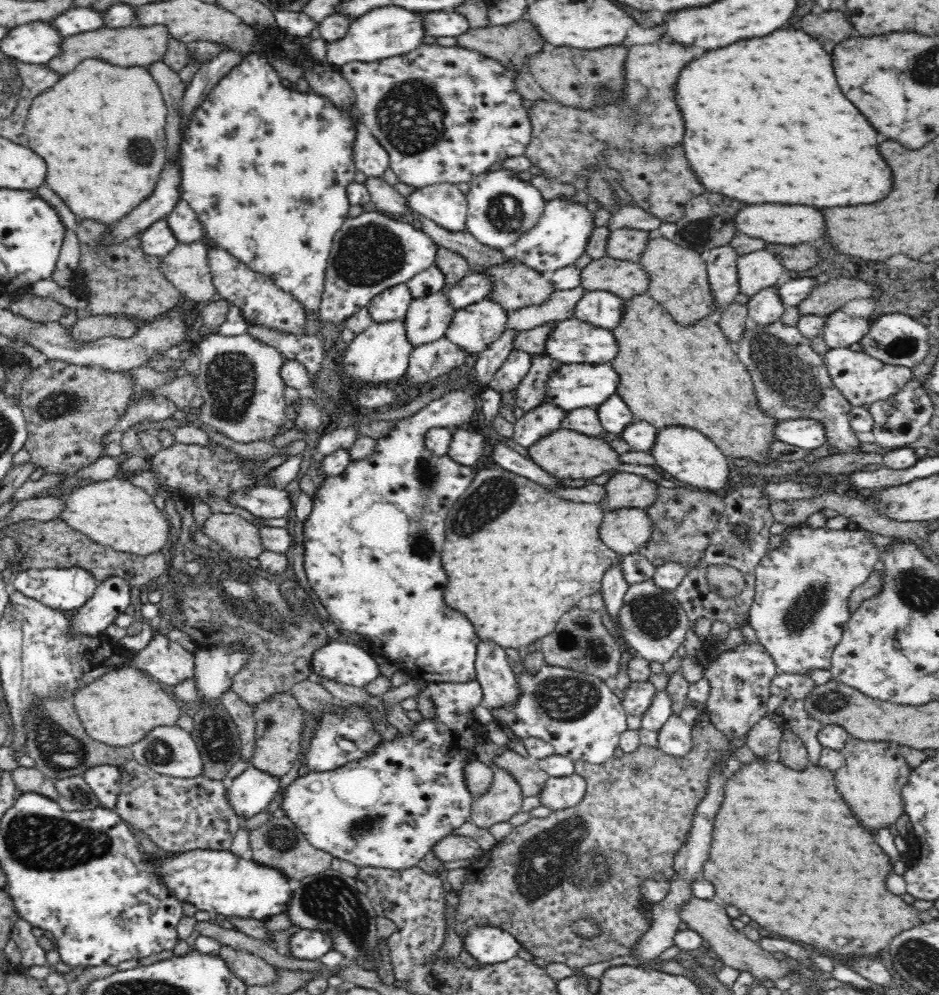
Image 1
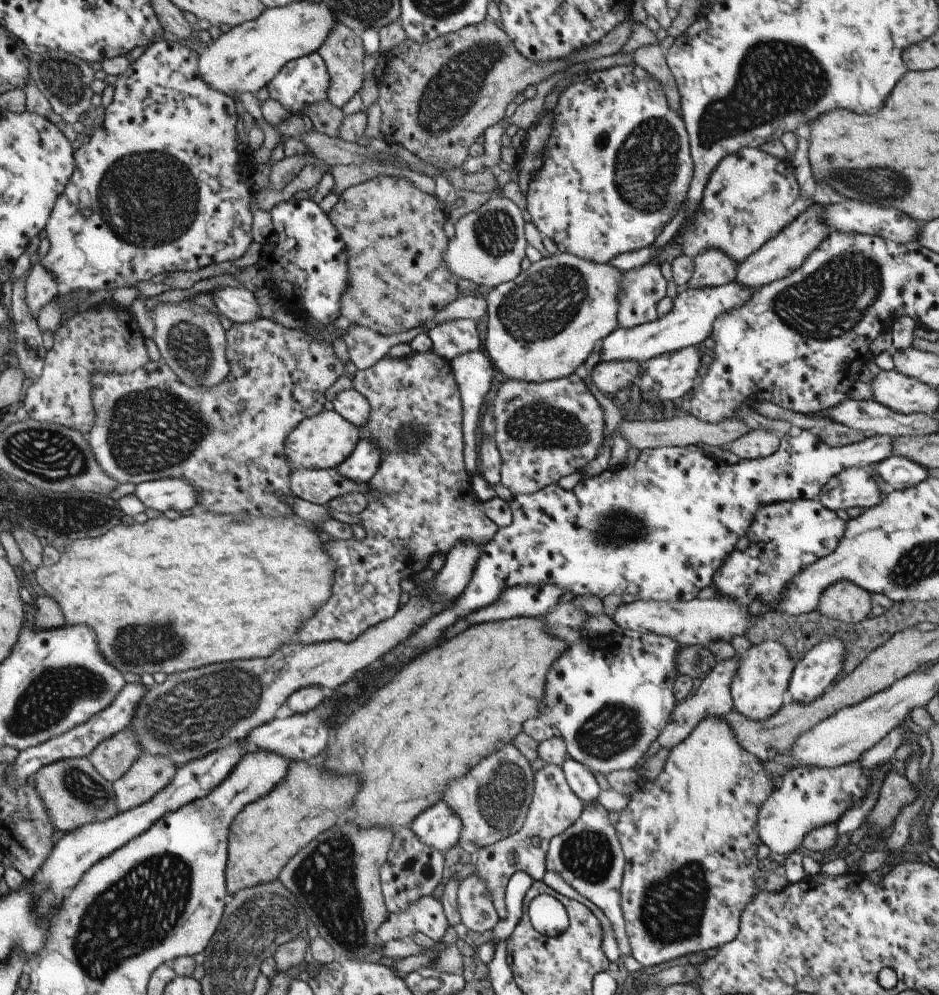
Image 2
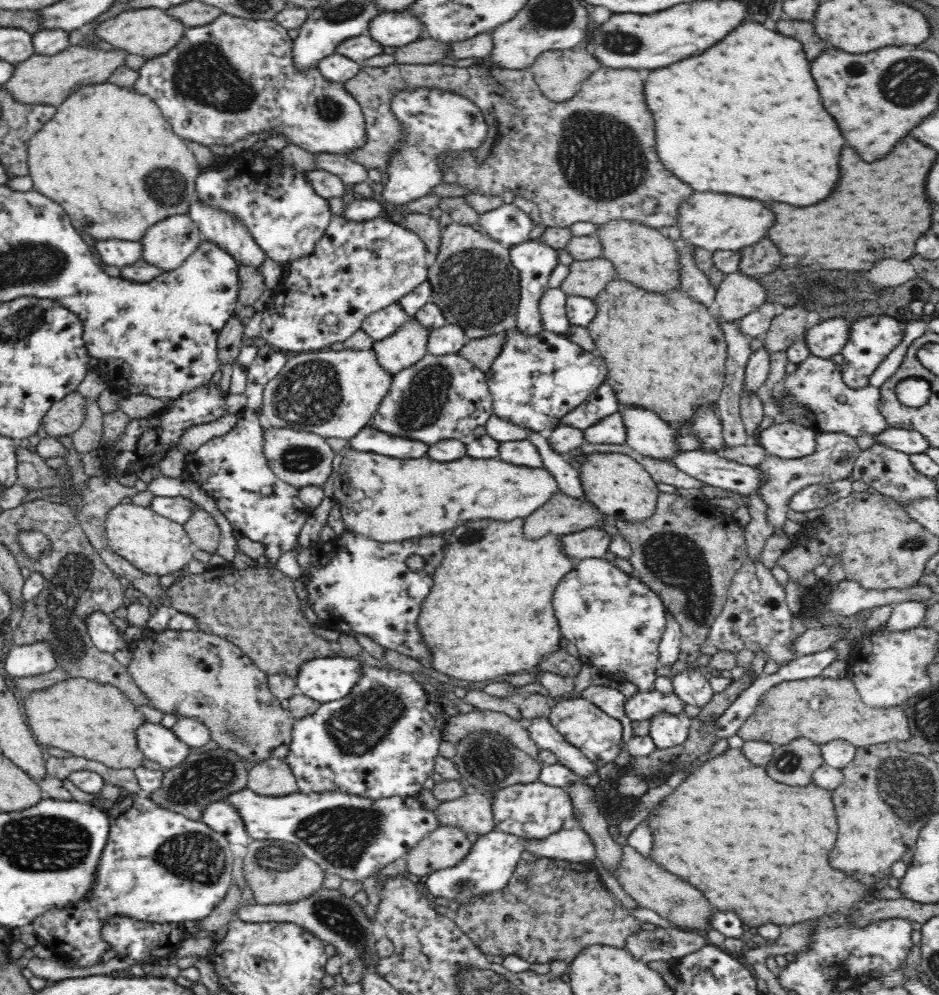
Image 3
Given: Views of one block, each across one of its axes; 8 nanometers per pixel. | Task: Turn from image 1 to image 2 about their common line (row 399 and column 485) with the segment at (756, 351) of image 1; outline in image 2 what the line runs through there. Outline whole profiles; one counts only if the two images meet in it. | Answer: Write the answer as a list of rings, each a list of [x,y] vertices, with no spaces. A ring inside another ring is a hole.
[[[510,742],[476,764],[466,776],[448,780],[442,801],[462,820],[462,834],[458,844],[464,852],[474,856],[480,848],[516,834],[526,820],[535,793],[535,773],[531,762]]]

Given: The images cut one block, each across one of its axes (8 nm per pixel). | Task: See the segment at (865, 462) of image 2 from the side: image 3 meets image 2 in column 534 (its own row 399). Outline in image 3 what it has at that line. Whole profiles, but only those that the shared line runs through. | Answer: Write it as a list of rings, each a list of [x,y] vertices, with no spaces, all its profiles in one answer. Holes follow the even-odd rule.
[[[518,328],[513,334],[504,335],[500,354],[485,376],[492,395],[493,414],[512,424],[533,432],[548,433],[604,383],[606,364],[600,354],[584,350],[566,335],[543,329],[528,336]]]

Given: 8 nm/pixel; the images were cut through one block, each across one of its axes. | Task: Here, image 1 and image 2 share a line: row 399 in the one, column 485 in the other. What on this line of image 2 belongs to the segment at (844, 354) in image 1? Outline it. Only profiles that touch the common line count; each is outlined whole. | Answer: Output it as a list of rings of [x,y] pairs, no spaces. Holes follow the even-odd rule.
[[[548,763],[535,773],[535,787],[532,804],[528,809],[524,826],[512,834],[510,838],[499,840],[490,846],[484,846],[473,856],[474,872],[480,876],[492,894],[492,902],[497,910],[500,920],[507,918],[506,902],[504,902],[505,888],[511,876],[517,872],[526,872],[534,881],[542,881],[546,872],[546,855],[548,854],[550,840],[554,836],[568,830],[583,811],[584,803],[572,792],[566,782],[564,772],[560,765]]]

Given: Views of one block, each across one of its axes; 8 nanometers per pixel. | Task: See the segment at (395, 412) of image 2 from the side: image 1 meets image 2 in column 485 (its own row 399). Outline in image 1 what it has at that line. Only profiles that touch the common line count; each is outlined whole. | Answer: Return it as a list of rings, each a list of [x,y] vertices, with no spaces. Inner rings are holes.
[[[545,353],[531,355],[528,372],[513,390],[515,404],[524,411],[541,405],[546,398],[546,380],[552,370],[556,370],[561,362]]]

